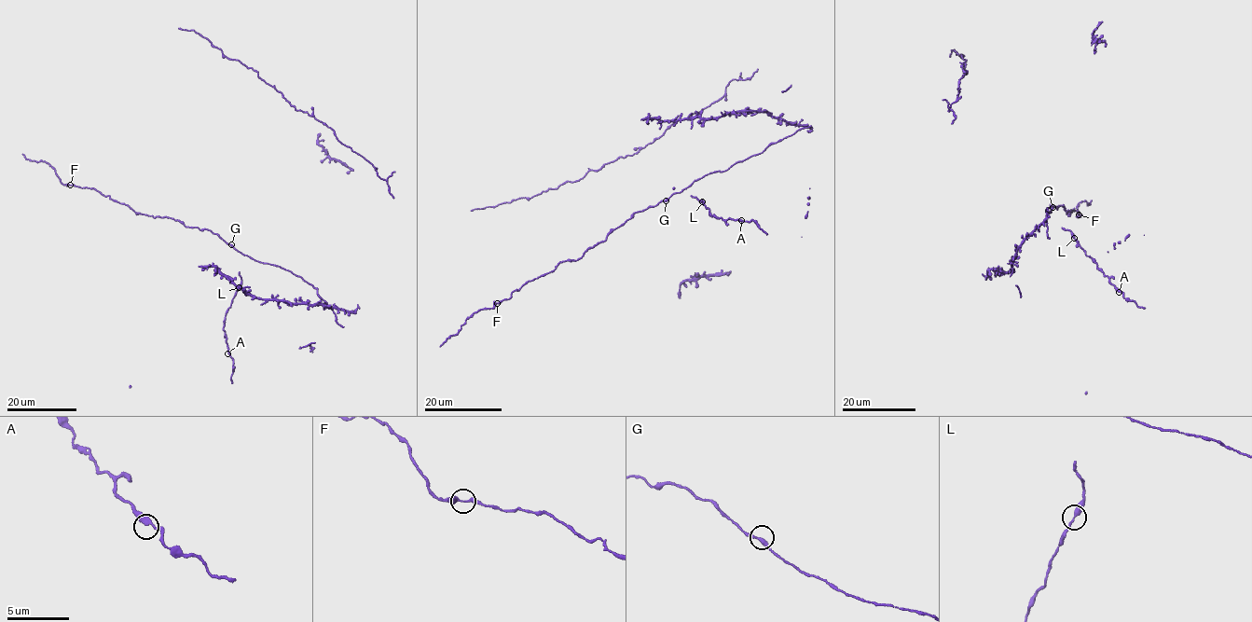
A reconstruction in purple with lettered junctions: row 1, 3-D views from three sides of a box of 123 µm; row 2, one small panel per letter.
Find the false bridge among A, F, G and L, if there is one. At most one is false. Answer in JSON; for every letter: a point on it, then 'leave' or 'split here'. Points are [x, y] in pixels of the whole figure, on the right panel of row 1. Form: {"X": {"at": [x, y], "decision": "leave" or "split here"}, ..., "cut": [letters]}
{"A": {"at": [1119, 292], "decision": "leave"}, "F": {"at": [1079, 214], "decision": "split here"}, "G": {"at": [1052, 207], "decision": "leave"}, "L": {"at": [1074, 238], "decision": "leave"}, "cut": ["F"]}

